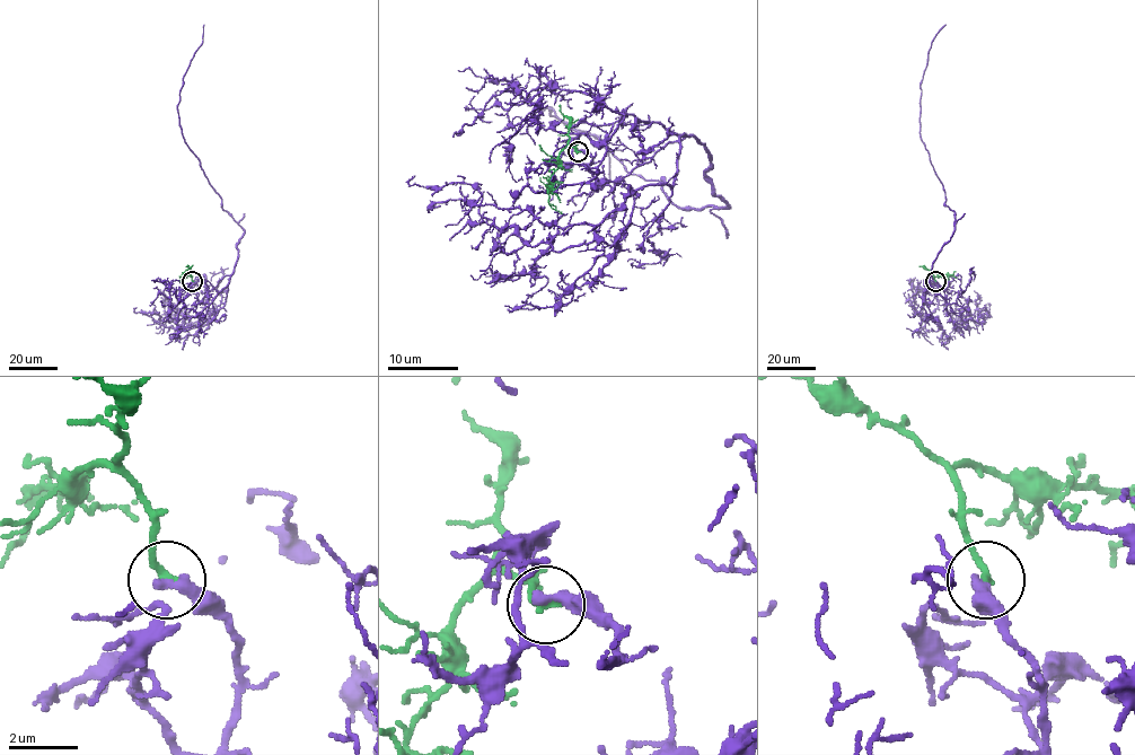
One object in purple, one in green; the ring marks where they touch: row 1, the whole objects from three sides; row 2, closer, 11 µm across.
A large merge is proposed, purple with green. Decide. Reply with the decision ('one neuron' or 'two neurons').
one neuron

